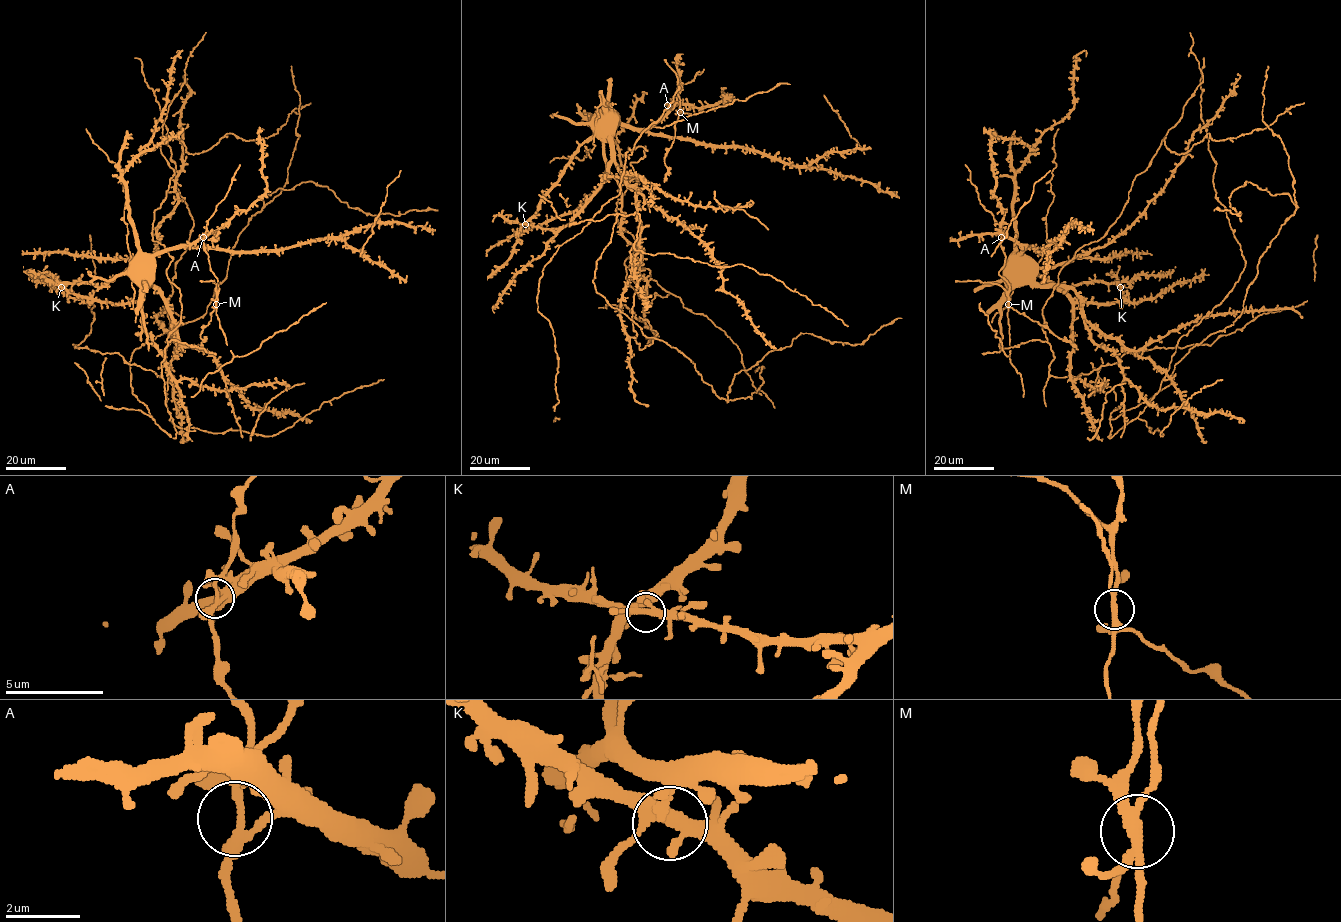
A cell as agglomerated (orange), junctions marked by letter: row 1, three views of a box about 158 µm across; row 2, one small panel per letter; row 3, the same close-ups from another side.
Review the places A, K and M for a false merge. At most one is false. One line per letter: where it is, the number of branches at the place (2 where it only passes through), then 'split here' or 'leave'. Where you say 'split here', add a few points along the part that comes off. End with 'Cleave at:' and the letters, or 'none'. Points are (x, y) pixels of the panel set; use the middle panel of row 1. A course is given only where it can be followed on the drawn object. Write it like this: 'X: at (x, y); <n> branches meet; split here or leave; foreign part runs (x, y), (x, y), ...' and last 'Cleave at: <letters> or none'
A: at (667, 105); 4 branches meet; leave
K: at (525, 224); 4 branches meet; leave
M: at (680, 112); 4 branches meet; split here; foreign part runs (680, 112), (673, 143), (664, 158), (667, 173), (664, 181)
Cleave at: M

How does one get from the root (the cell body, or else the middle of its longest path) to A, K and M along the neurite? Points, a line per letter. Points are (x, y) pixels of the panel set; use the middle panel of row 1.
A: (609, 112), (616, 121), (633, 128), (650, 128), (667, 111), (667, 105)
K: (609, 112), (603, 112), (596, 119), (594, 132), (580, 146), (560, 180), (525, 224)
M: (609, 112), (616, 121), (633, 128), (651, 127), (667, 111), (667, 104), (672, 109), (677, 102), (680, 112)

